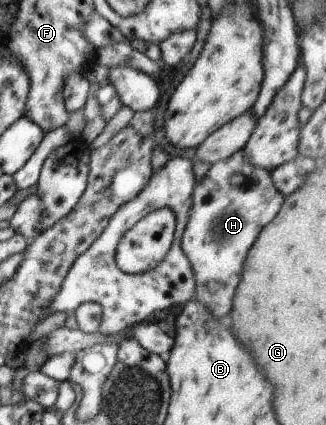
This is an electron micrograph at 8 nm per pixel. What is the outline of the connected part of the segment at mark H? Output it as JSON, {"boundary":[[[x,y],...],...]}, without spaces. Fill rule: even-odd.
{"boundary":[[[241,150],[224,162],[211,165],[202,182],[193,187],[187,223],[181,234],[181,249],[196,282],[194,296],[206,306],[212,318],[220,320],[230,312],[246,252],[262,228],[276,216],[283,200],[283,194],[272,184],[270,173],[254,166]]]}

